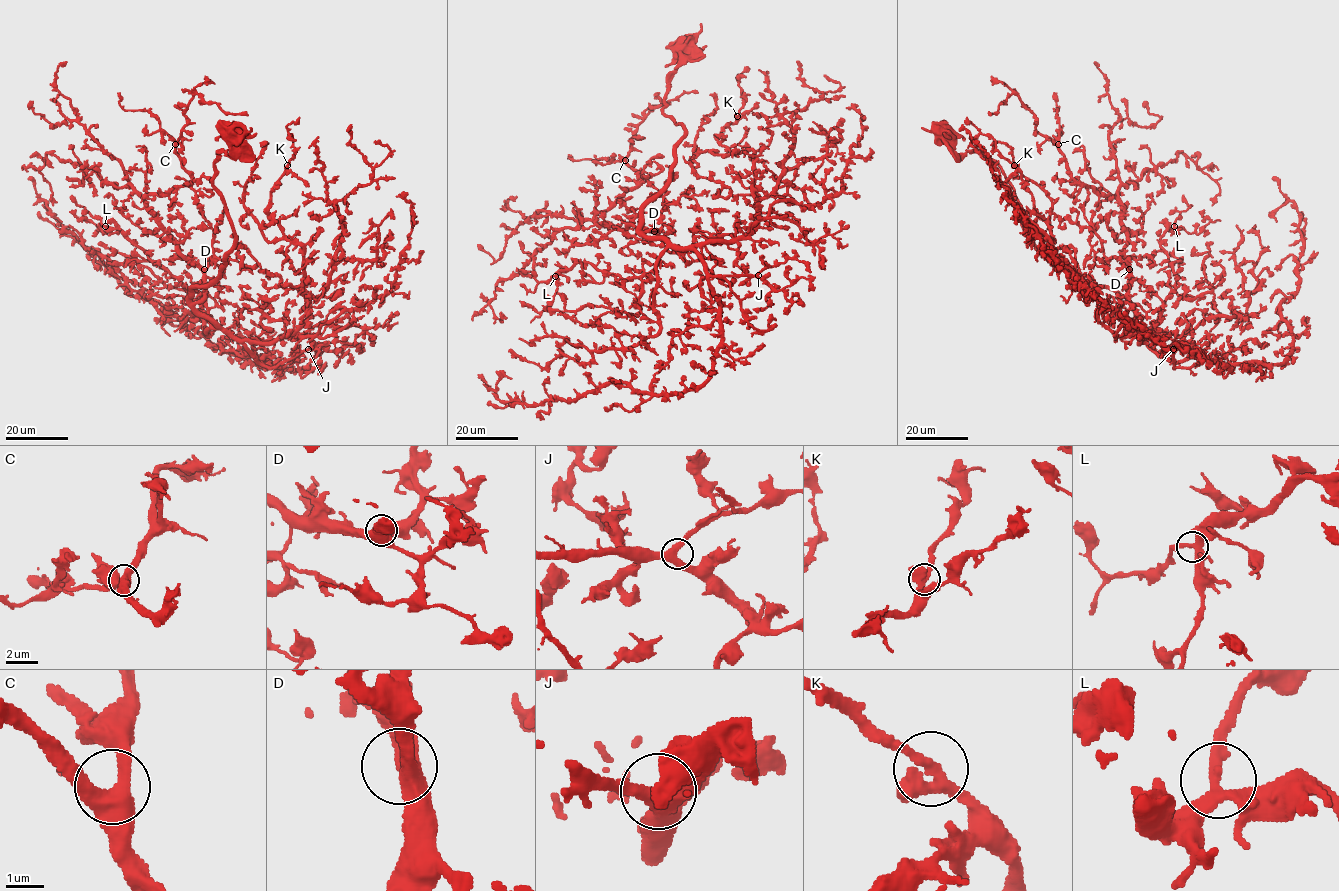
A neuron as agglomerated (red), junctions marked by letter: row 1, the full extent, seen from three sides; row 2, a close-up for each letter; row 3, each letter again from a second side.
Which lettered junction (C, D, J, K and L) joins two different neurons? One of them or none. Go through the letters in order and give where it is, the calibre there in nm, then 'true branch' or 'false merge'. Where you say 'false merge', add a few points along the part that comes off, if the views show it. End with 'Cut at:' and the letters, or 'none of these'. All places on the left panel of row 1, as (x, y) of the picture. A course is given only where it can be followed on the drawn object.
C: (175, 144) | 440 nm | true branch
D: (204, 269) | 420 nm | true branch
J: (308, 349) | 440 nm | true branch
K: (287, 165) | 360 nm | true branch
L: (105, 226) | 280 nm | true branch
Cut at: none of these

